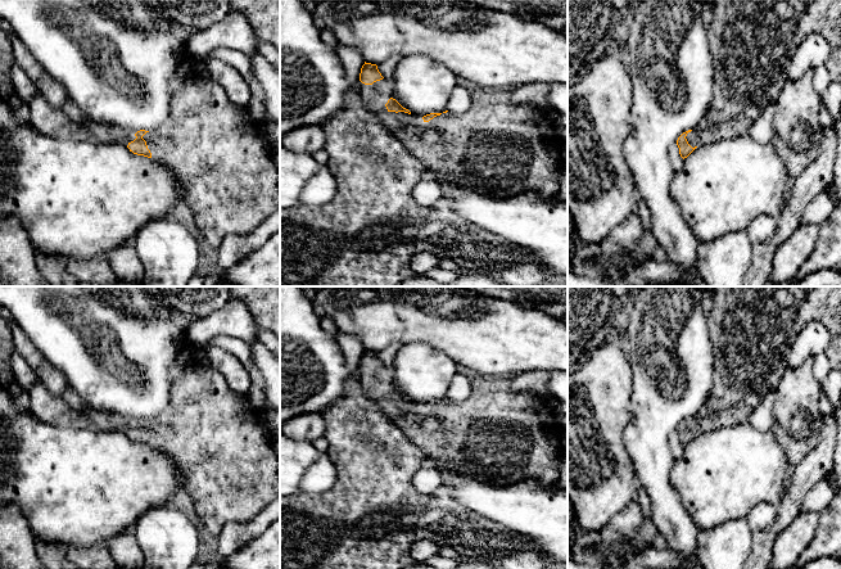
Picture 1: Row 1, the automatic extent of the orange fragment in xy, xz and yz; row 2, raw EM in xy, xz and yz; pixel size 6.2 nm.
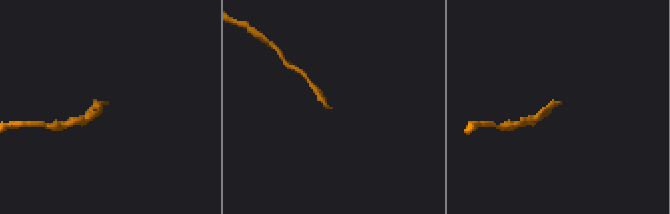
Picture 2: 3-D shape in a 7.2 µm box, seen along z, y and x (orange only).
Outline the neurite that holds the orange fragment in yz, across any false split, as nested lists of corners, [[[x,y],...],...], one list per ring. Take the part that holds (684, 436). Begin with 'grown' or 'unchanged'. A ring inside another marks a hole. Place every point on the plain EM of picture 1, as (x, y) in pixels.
grown | [[[716,286],[714,294],[709,316],[715,358],[714,384],[700,412],[683,420],[677,428],[683,447],[697,434],[747,421],[763,397],[777,389],[787,367],[792,344],[810,321],[819,321],[828,329],[831,334],[829,363],[832,369],[841,370],[841,286]]]

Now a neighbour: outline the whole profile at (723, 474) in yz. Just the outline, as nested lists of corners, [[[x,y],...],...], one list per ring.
[[[749,421],[697,434],[674,461],[670,482],[700,529],[728,520],[746,519],[760,502],[778,505],[791,482],[788,462],[778,434],[761,432]]]

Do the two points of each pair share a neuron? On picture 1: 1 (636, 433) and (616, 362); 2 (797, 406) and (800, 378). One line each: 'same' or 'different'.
1: different
2: same

